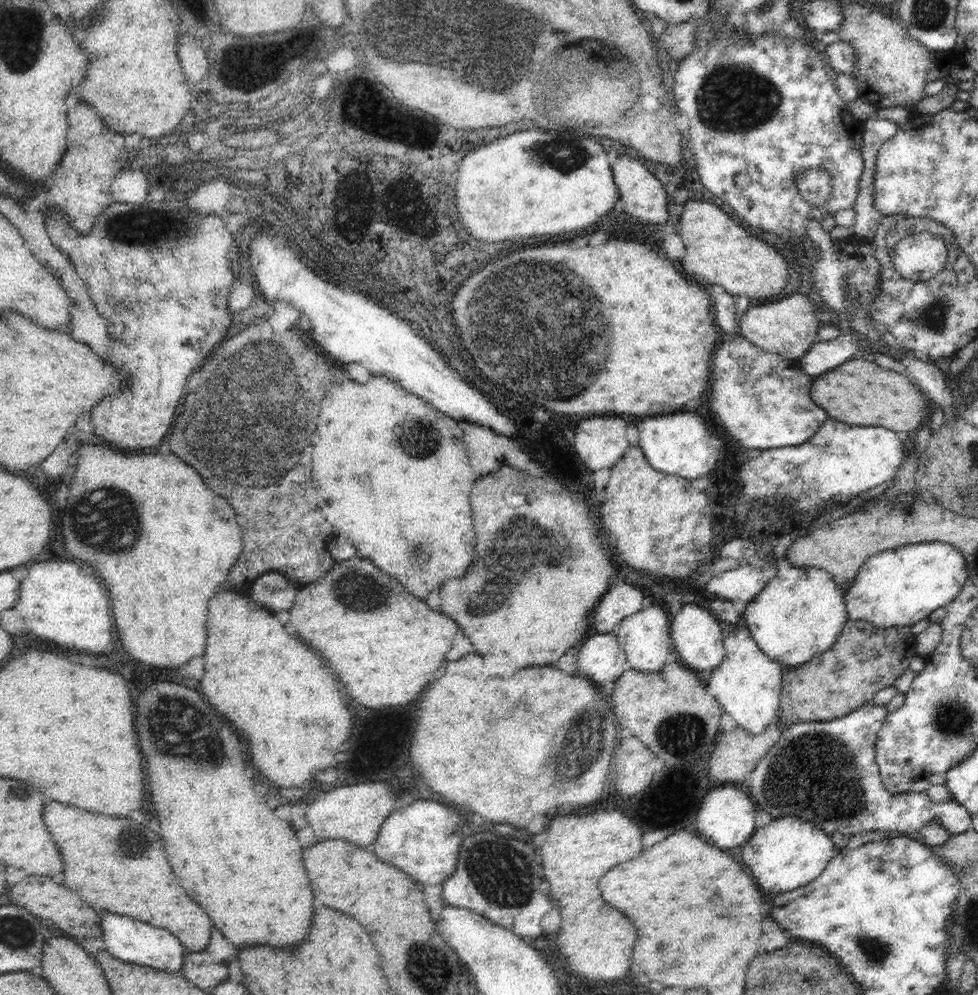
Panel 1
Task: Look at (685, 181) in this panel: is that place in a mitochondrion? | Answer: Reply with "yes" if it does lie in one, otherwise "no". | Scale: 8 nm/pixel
no

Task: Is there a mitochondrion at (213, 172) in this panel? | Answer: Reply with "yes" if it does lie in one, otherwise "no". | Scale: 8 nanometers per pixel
yes

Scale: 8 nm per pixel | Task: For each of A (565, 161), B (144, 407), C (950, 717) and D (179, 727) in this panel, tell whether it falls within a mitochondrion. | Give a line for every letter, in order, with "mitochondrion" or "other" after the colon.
A: mitochondrion
B: other
C: mitochondrion
D: mitochondrion

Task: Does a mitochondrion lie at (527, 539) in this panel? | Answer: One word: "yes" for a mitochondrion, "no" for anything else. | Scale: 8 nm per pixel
yes

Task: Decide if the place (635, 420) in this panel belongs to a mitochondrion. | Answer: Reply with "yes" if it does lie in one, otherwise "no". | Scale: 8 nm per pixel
no

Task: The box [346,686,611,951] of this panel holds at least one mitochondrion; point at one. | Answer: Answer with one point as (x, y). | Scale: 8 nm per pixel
(487, 862)

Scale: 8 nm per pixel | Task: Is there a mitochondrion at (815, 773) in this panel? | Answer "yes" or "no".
yes

